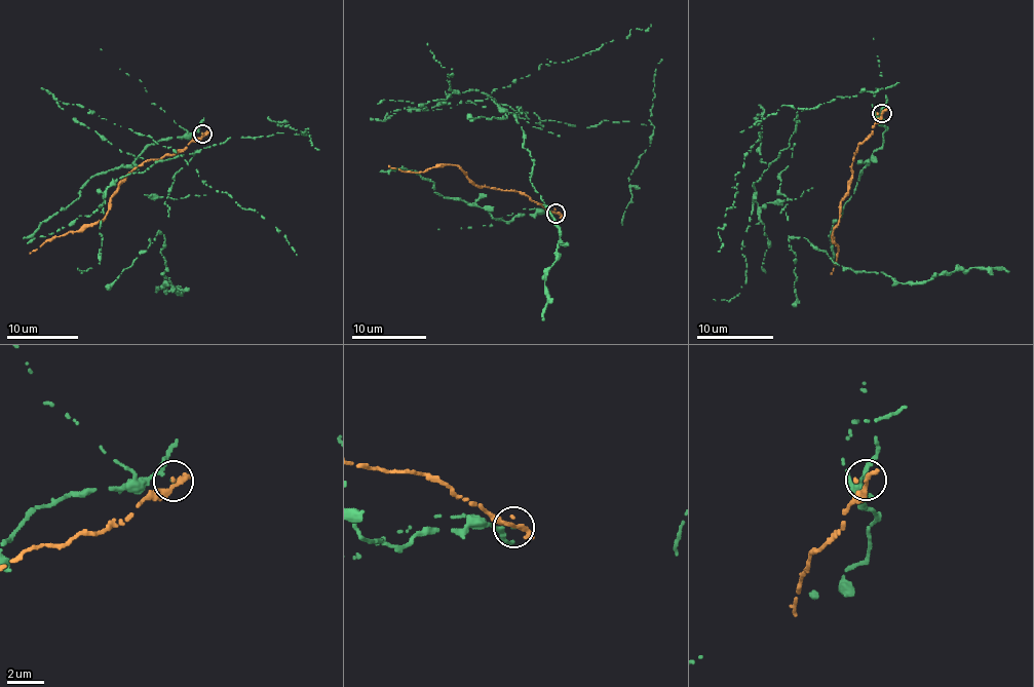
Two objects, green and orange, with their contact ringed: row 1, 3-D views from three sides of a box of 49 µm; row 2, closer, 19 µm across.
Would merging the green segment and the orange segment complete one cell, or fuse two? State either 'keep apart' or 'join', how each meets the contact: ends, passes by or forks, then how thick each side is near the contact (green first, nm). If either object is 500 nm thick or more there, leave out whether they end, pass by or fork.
keep apart; green passes by; orange ends there; 140 nm thick on the green side, 380 nm on the other

